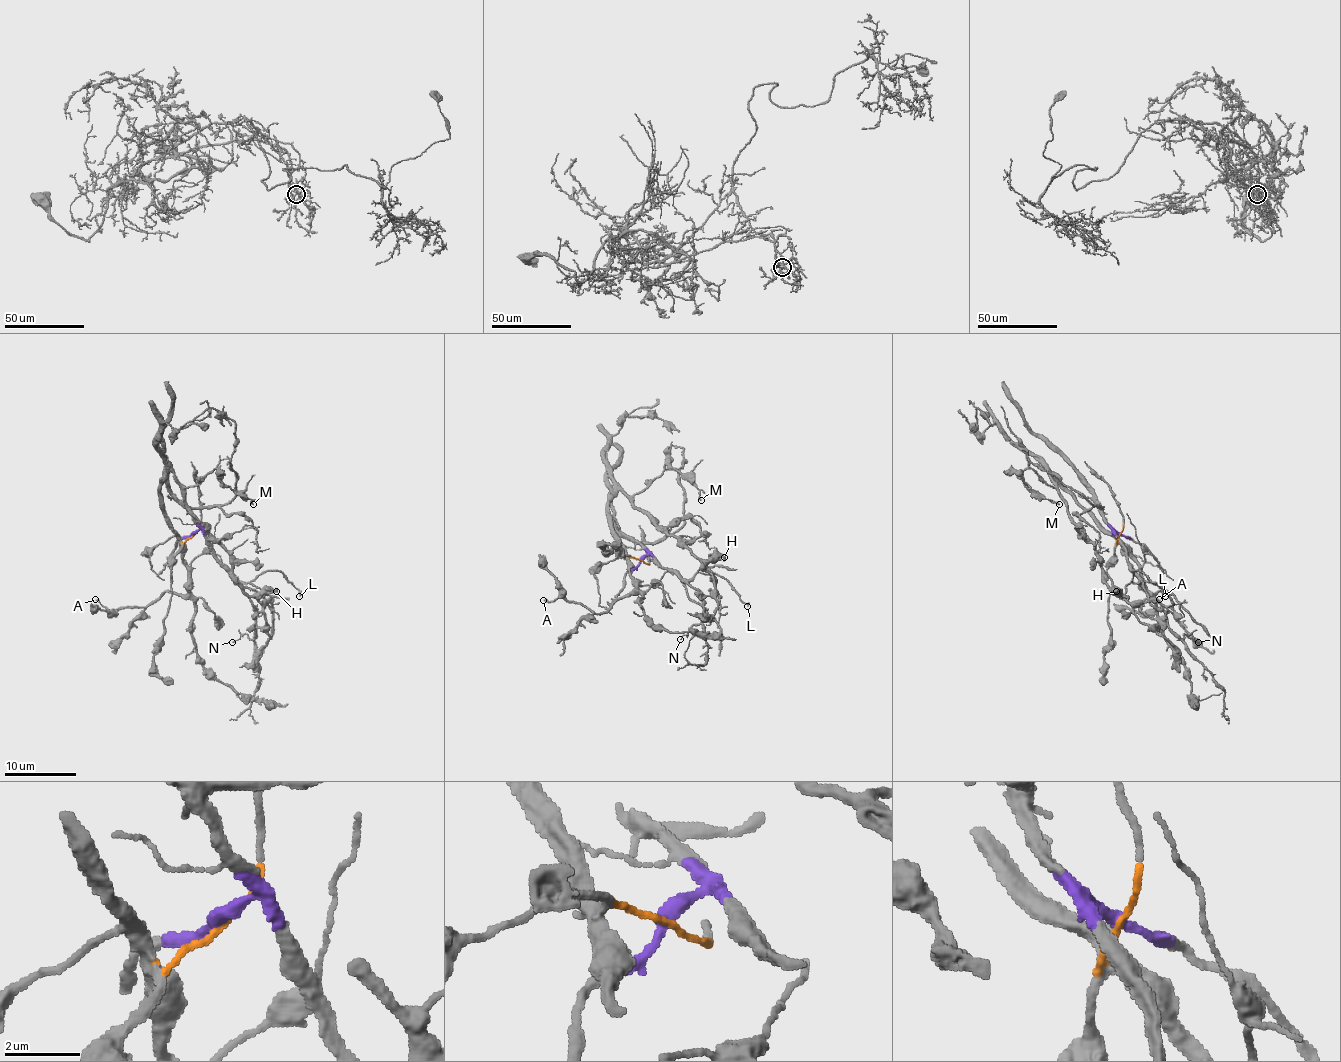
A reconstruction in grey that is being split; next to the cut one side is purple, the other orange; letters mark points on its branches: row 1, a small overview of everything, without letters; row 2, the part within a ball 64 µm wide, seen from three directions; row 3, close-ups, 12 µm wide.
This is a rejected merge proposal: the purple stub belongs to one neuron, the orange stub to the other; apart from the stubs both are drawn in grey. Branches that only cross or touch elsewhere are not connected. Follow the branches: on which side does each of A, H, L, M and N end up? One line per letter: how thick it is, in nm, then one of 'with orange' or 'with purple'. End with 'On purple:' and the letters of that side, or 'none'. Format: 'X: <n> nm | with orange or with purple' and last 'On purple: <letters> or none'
A: 140 nm | with orange
H: 420 nm | with orange
L: 160 nm | with purple
M: 160 nm | with orange
N: 110 nm | with purple
On purple: L, N

